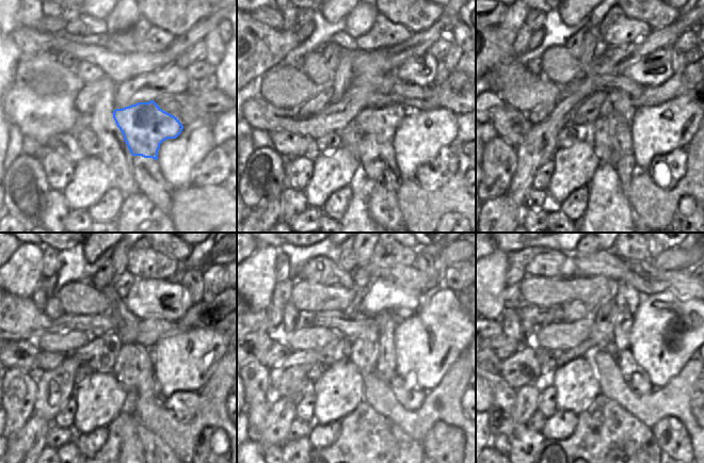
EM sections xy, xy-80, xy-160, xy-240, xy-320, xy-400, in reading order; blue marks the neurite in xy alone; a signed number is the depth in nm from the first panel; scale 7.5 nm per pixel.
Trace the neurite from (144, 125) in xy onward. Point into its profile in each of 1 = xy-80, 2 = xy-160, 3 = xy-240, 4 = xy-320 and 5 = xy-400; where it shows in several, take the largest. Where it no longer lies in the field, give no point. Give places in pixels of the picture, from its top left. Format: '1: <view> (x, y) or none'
1: xy-80 (382, 122)
2: xy-160 (617, 102)
3: xy-240 (128, 324)
4: xy-320 (321, 270)
5: xy-400 (538, 261)

